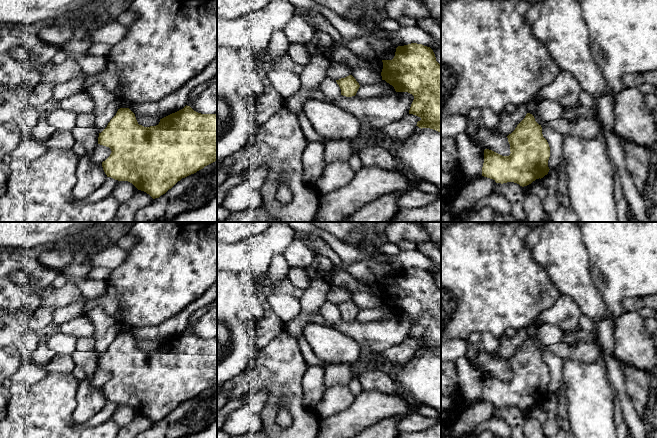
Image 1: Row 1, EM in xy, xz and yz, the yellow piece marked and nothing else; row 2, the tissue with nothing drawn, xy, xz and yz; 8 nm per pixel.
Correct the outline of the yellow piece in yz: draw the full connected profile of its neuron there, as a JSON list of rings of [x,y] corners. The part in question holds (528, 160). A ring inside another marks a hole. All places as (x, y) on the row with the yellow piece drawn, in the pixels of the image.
[[[527,113],[507,138],[509,156],[484,150],[482,176],[496,183],[514,182],[524,187],[548,174],[550,147],[532,114]]]

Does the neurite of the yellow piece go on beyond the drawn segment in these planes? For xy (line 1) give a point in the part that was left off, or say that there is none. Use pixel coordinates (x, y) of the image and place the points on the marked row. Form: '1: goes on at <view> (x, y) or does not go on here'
1: does not go on here

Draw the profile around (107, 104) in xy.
[[[101,83],[92,85],[87,92],[95,103],[95,126],[101,133],[116,115],[121,106],[121,101]]]

